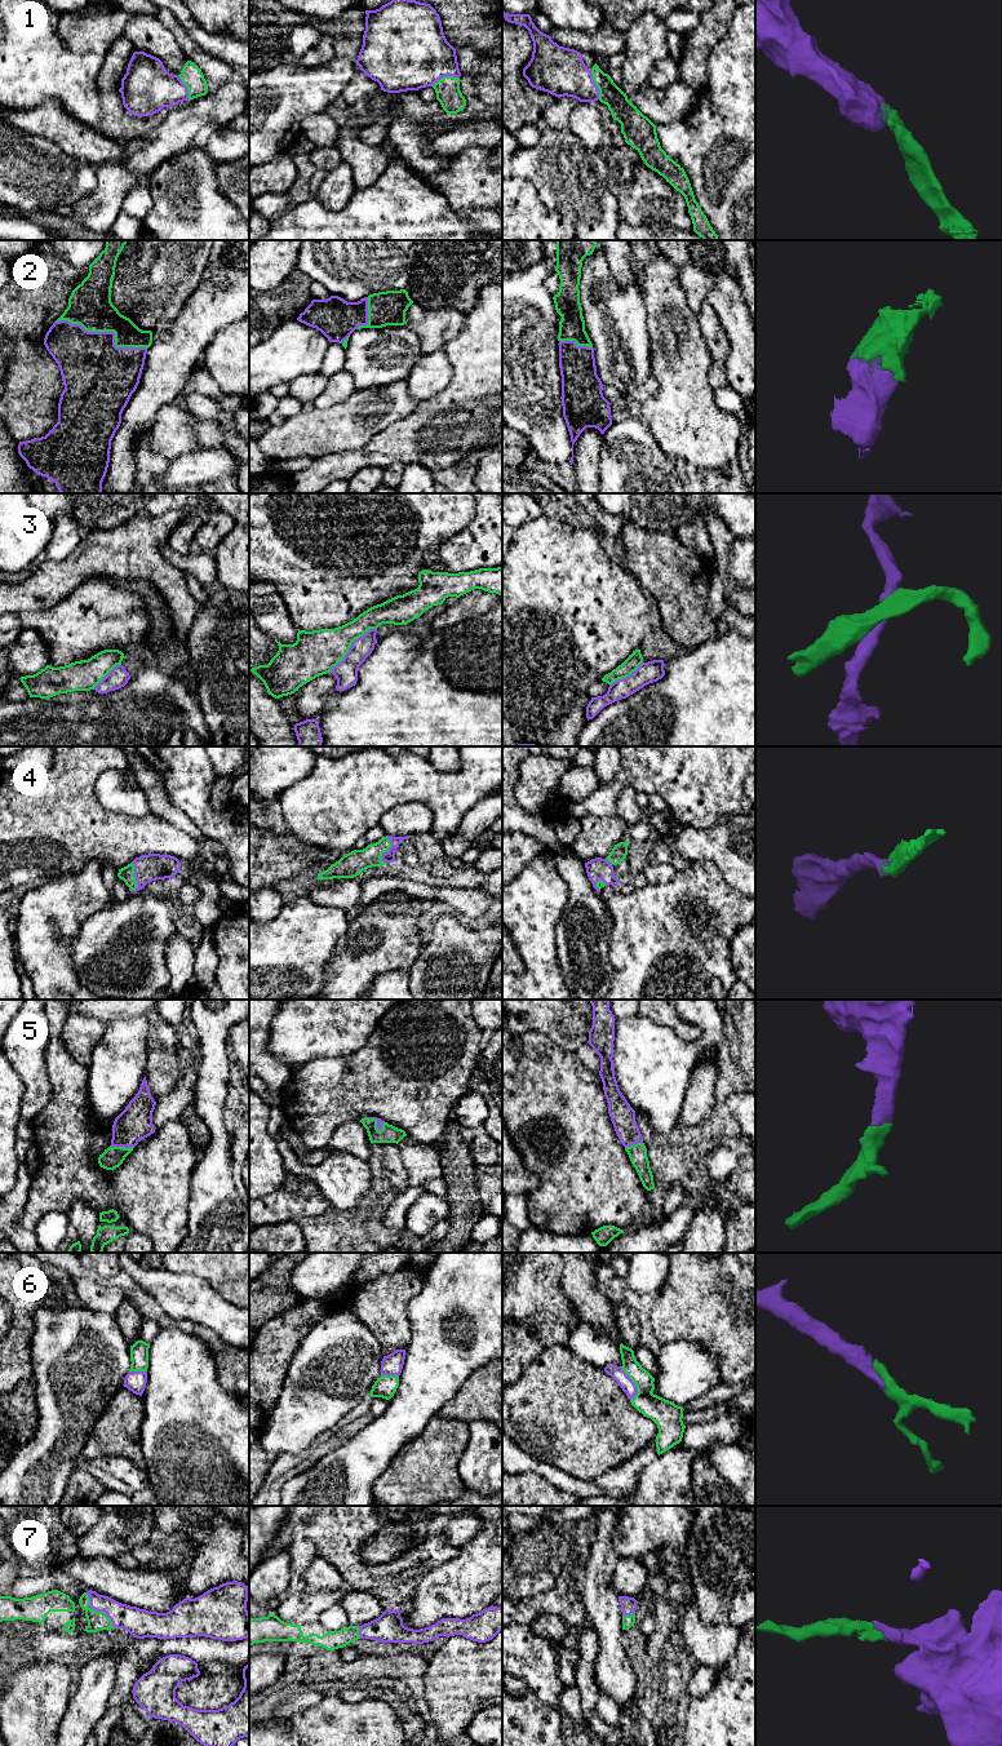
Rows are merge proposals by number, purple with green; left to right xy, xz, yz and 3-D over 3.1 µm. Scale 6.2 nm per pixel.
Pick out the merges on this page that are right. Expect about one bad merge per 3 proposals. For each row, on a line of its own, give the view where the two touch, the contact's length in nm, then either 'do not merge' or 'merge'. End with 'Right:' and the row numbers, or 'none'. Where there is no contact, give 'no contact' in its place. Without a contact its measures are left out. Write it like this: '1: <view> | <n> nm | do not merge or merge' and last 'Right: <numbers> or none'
1: yz | 190 nm | merge
2: xy | 600 nm | merge
3: xz | 400 nm | do not merge
4: xy | 180 nm | merge
5: xy | 150 nm | merge
6: yz | 220 nm | merge
7: xy | 300 nm | merge
Right: 1, 2, 4, 5, 6, 7

